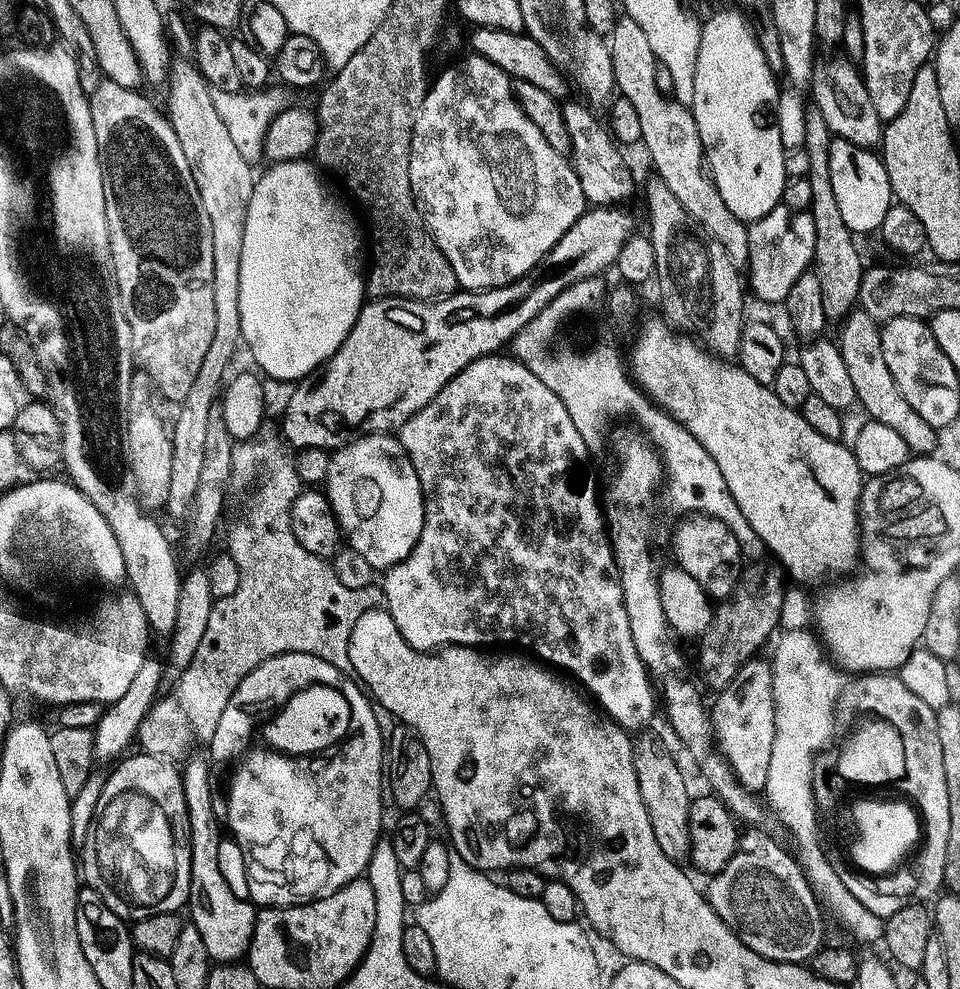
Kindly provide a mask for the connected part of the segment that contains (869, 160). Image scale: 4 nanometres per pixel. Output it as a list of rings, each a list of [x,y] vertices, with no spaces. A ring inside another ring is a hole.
[[[833,139],[830,150],[830,182],[834,182],[834,194],[838,198],[838,207],[842,210],[842,219],[846,226],[857,237],[879,233],[886,222],[886,214],[892,209],[894,197],[888,171],[884,168],[883,159],[873,151],[859,148],[845,140]]]

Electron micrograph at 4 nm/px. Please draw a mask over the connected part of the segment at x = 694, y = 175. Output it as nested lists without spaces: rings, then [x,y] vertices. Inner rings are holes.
[[[624,14],[617,19],[610,37],[610,51],[616,87],[621,97],[634,104],[642,120],[642,144],[648,147],[648,156],[660,175],[657,177],[672,191],[674,198],[678,198],[691,223],[701,224],[705,232],[703,235],[720,244],[732,264],[747,265],[750,254],[749,225],[730,214],[730,206],[722,202],[722,194],[718,194],[716,185],[712,183],[711,175],[706,171],[706,157],[698,126],[691,111],[687,107],[679,108],[676,104],[664,101],[660,84],[656,81],[656,55],[650,50],[650,42],[642,26],[638,26],[634,18]]]

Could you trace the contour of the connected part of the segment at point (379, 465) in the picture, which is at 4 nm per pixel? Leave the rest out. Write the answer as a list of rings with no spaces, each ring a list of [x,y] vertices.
[[[373,434],[344,445],[332,456],[326,495],[344,531],[347,547],[362,554],[377,570],[392,569],[418,546],[426,501],[416,467],[399,439]]]

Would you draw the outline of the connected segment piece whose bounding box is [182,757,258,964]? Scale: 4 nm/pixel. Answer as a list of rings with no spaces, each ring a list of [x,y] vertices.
[[[205,757],[192,759],[182,770],[191,830],[191,898],[188,911],[192,914],[191,923],[204,938],[211,961],[218,964],[234,964],[241,961],[250,951],[258,910],[256,906],[248,910],[246,906],[234,902],[228,886],[220,876],[218,851],[224,833],[221,817],[219,820],[214,806],[210,770],[212,771],[211,765]]]

